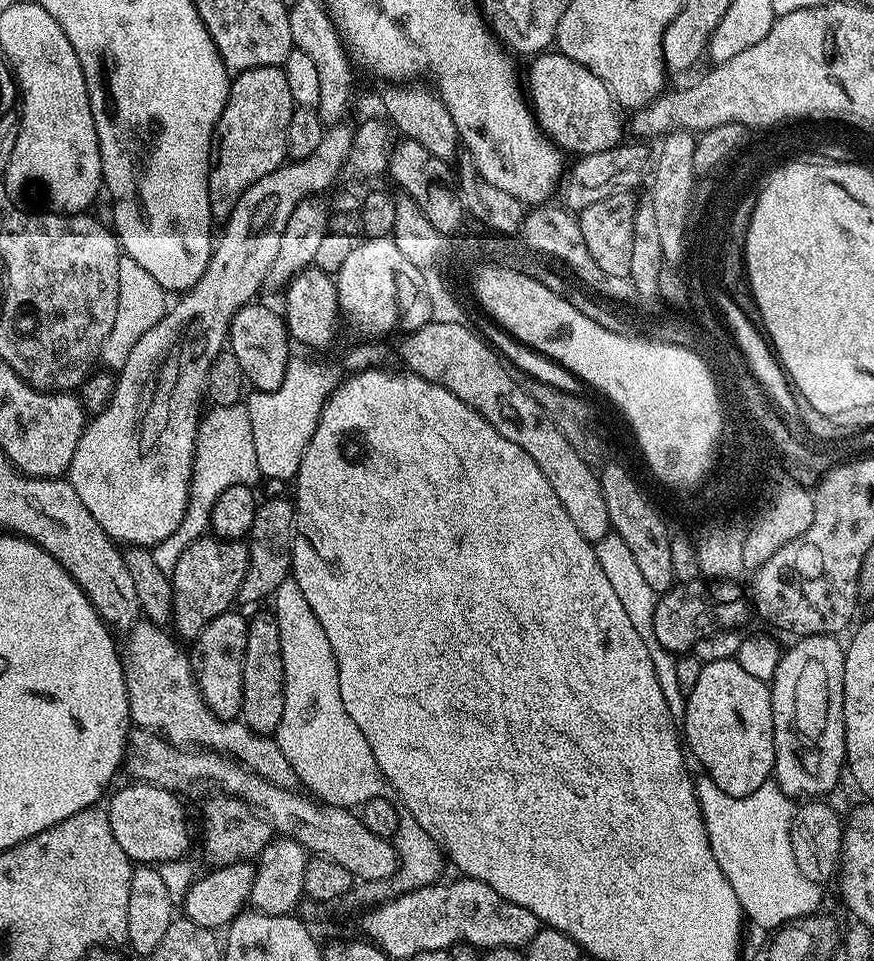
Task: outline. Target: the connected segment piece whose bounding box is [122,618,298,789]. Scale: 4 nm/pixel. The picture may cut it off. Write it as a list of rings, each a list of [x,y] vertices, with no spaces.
[[[143,618],[127,629],[128,649],[123,649],[122,659],[131,723],[136,728],[144,728],[147,732],[163,736],[178,748],[207,750],[219,752],[222,756],[231,756],[254,774],[266,778],[266,782],[295,789],[298,779],[294,766],[290,766],[289,759],[286,754],[282,754],[275,739],[250,730],[243,719],[219,720],[210,710],[210,706],[206,706],[198,690],[189,653],[185,649],[183,652],[175,644],[177,641],[171,635],[168,637],[164,631],[161,625],[151,624]]]

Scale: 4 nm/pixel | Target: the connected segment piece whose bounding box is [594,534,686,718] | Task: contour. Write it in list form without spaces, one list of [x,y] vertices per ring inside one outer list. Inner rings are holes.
[[[615,534],[603,536],[600,540],[595,541],[594,547],[598,566],[602,566],[602,571],[610,581],[614,595],[622,602],[627,616],[630,617],[630,623],[634,625],[634,630],[638,630],[642,642],[646,642],[646,650],[650,650],[650,662],[654,662],[654,674],[658,674],[658,686],[662,686],[662,698],[666,698],[666,706],[670,710],[670,714],[673,718],[683,717],[686,693],[682,690],[682,686],[678,686],[677,657],[665,650],[654,638],[654,610],[658,593],[650,590],[650,585],[645,581],[636,565],[630,546],[626,546],[626,542],[622,542],[620,536]]]

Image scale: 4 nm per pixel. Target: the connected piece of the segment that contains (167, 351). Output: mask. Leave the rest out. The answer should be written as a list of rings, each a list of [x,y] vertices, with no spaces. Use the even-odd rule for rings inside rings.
[[[344,122],[331,125],[325,131],[318,150],[314,150],[314,154],[310,158],[292,160],[291,162],[281,164],[278,170],[266,174],[266,178],[258,178],[258,182],[250,185],[246,190],[246,194],[242,194],[242,198],[238,198],[238,206],[234,206],[234,210],[230,213],[227,220],[223,221],[222,228],[224,228],[224,233],[221,236],[219,233],[218,239],[215,241],[212,257],[202,274],[202,278],[198,278],[196,285],[188,289],[187,292],[177,299],[180,301],[173,308],[171,305],[165,311],[164,317],[157,324],[150,326],[150,330],[146,330],[146,334],[142,334],[142,338],[138,338],[134,350],[130,350],[130,358],[126,358],[126,366],[118,369],[116,389],[112,391],[112,397],[107,408],[103,412],[95,413],[85,423],[82,438],[78,438],[78,446],[74,450],[74,458],[70,458],[70,466],[66,473],[66,479],[68,485],[74,490],[74,494],[78,494],[78,498],[82,501],[82,506],[86,506],[86,510],[90,510],[90,514],[94,514],[94,522],[98,522],[98,526],[102,526],[102,530],[106,530],[106,534],[109,538],[115,540],[117,545],[151,550],[158,542],[162,542],[162,538],[170,538],[170,534],[174,534],[174,530],[178,528],[178,522],[182,522],[182,518],[186,514],[188,495],[190,494],[190,478],[192,477],[194,446],[196,445],[196,428],[200,424],[202,415],[200,399],[202,401],[205,399],[208,390],[210,366],[217,354],[225,351],[228,327],[232,319],[236,317],[236,312],[242,306],[253,303],[259,297],[256,295],[259,294],[260,288],[263,289],[265,287],[264,279],[270,270],[271,263],[274,262],[275,255],[278,254],[278,245],[282,242],[282,230],[286,230],[286,221],[290,219],[290,213],[293,212],[294,206],[298,206],[298,202],[320,194],[316,192],[326,191],[339,178],[340,171],[342,173],[345,171],[348,156],[352,152],[353,133],[353,129],[351,127],[347,128],[346,125],[347,123]]]

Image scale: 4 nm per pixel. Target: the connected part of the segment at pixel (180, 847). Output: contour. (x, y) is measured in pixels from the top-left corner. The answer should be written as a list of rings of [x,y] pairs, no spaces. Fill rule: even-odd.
[[[128,782],[128,785],[125,788],[120,788],[116,793],[113,791],[111,793],[112,801],[106,804],[108,810],[108,817],[110,818],[110,830],[114,830],[114,839],[118,841],[118,846],[122,846],[122,850],[126,850],[126,854],[134,861],[137,865],[140,866],[159,866],[170,862],[171,860],[182,860],[189,855],[188,847],[192,844],[192,836],[188,833],[188,816],[184,813],[184,808],[180,805],[181,797],[177,793],[166,790],[165,788],[159,788],[153,784],[142,784],[139,782]]]

